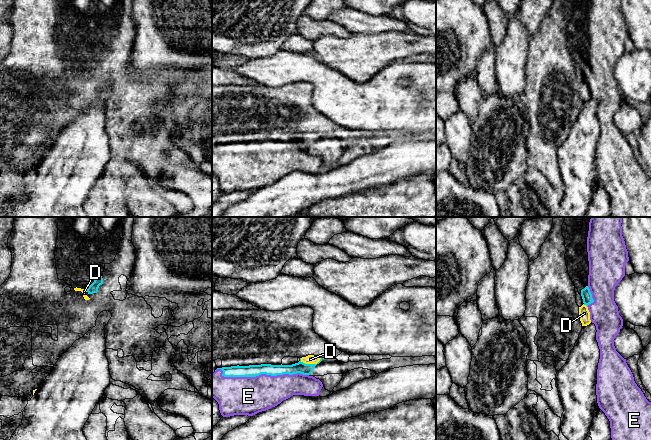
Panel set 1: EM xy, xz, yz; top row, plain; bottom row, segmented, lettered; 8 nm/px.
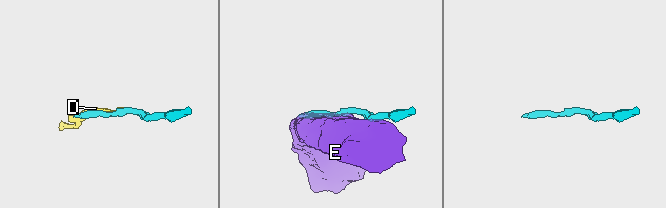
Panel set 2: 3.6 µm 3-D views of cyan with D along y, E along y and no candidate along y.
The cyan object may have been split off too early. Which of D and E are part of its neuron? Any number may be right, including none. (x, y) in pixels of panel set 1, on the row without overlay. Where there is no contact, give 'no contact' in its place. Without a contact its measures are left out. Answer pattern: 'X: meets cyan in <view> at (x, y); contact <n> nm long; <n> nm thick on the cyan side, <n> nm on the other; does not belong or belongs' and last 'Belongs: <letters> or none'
D: meets cyan in xz at (310, 140); contact 180 nm long; 100 nm thick on the cyan side, 80 nm on the other; belongs
E: meets cyan in xz at (260, 150); contact 750 nm long; 100 nm thick on the cyan side, 300 nm on the other; does not belong
Belongs: D

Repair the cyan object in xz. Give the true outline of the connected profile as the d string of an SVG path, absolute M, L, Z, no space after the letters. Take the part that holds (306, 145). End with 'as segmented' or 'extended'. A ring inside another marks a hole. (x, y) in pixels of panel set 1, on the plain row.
M308 131L306 133L300 134L298 139L292 141L271 141L271 140L261 140L261 141L249 141L249 142L231 142L217 144L223 147L222 152L224 153L256 153L261 150L277 152L283 150L303 150L310 151L317 140L322 137L323 134Z; extended

